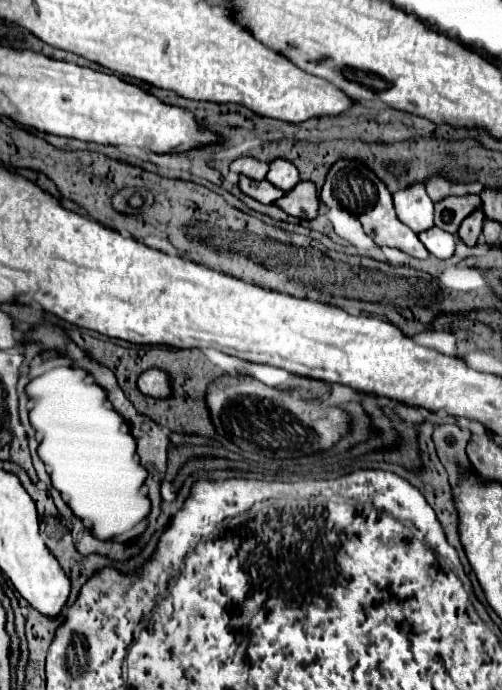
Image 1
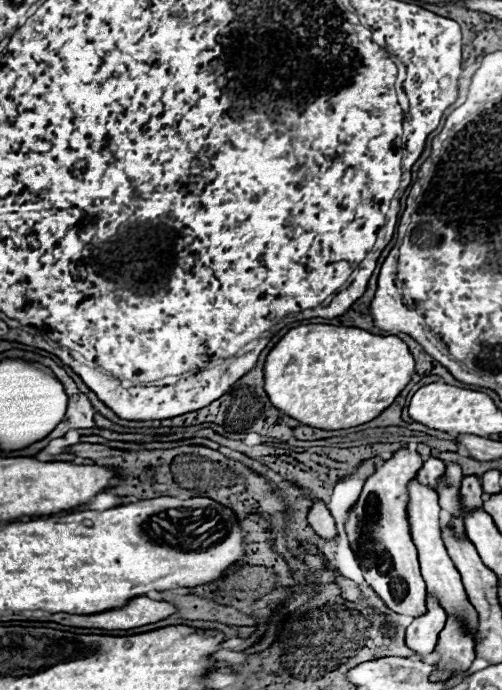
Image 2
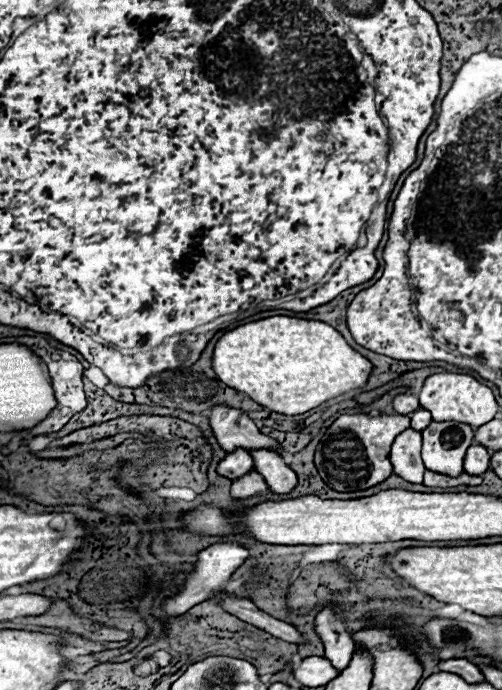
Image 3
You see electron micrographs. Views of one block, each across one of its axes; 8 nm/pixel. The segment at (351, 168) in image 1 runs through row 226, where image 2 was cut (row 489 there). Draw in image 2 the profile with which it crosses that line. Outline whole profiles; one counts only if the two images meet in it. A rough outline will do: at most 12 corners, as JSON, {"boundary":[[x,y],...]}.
{"boundary":[[398,450],[346,520],[368,586],[388,608],[426,612],[408,522],[422,460]]}

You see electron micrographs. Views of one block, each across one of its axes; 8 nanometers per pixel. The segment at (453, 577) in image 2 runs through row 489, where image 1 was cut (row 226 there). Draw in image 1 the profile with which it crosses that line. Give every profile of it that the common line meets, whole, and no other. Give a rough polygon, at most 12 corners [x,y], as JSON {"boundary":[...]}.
{"boundary":[[422,184],[396,190],[398,218],[416,234],[434,226]]}

